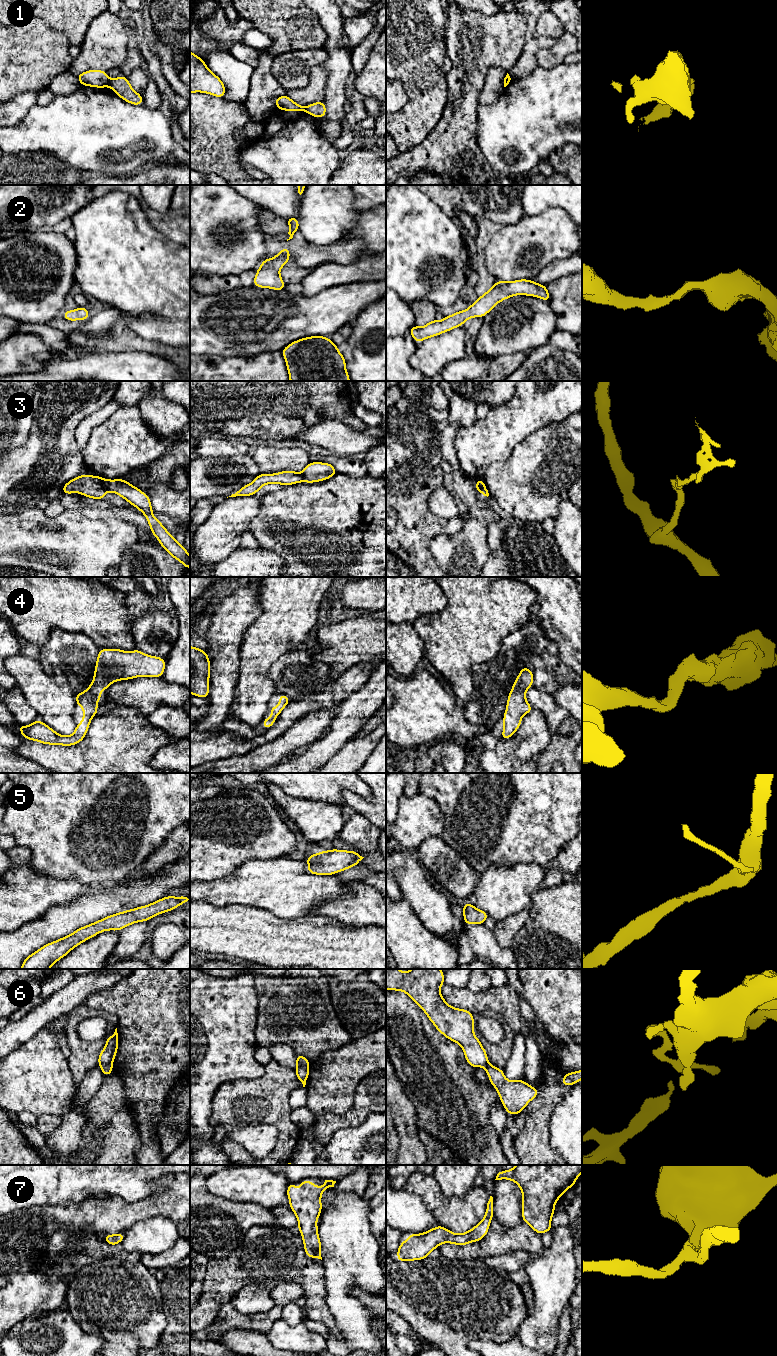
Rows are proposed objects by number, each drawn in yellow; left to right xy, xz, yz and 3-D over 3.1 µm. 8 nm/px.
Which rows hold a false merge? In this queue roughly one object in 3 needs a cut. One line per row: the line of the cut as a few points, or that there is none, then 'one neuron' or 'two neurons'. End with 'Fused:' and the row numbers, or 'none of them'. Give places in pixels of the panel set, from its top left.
1: xy (110, 80), (108, 84) | two neurons
2: no cut | one neuron
3: xy (103, 479), (103, 484), (107, 489) | two neurons
4: no cut | one neuron
5: no cut | one neuron
6: xy (111, 1064), (100, 1066) | two neurons
7: no cut | one neuron
Fused: 1, 3, 6

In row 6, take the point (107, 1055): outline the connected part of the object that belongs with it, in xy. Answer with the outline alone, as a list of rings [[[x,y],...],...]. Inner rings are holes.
[[[117,1028],[115,1029],[114,1034],[111,1037],[106,1037],[106,1046],[101,1051],[98,1056],[99,1066],[112,1065],[114,1058],[117,1054],[118,1049],[118,1033]]]

